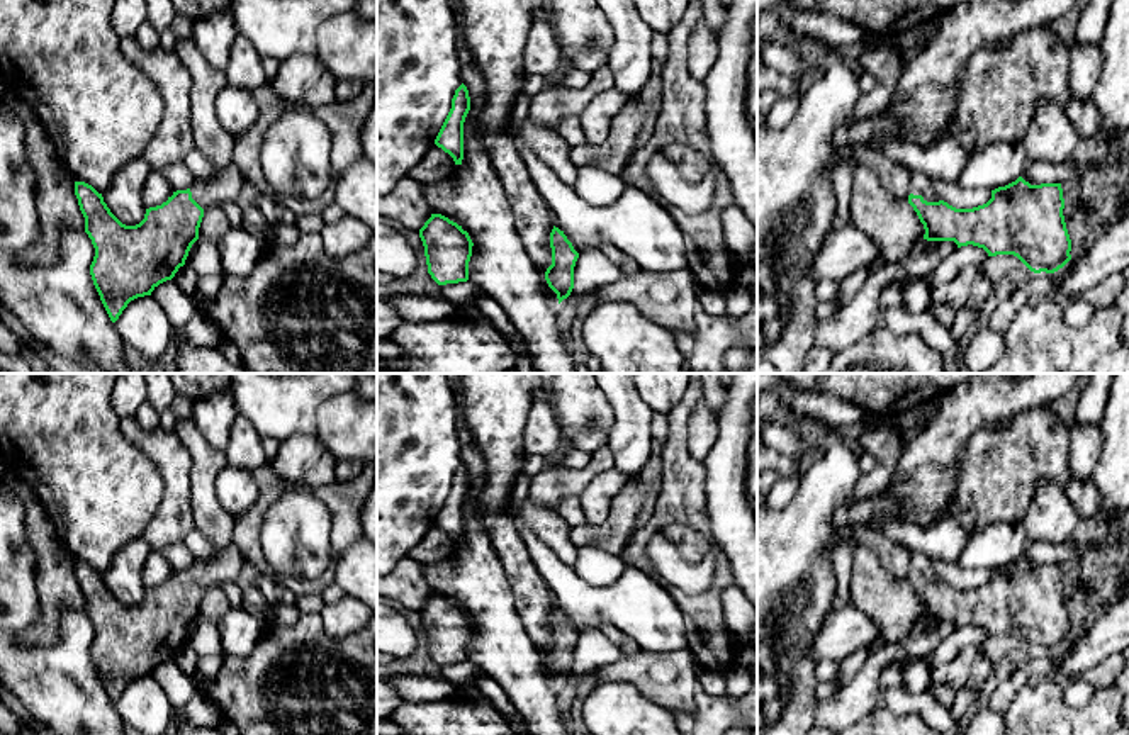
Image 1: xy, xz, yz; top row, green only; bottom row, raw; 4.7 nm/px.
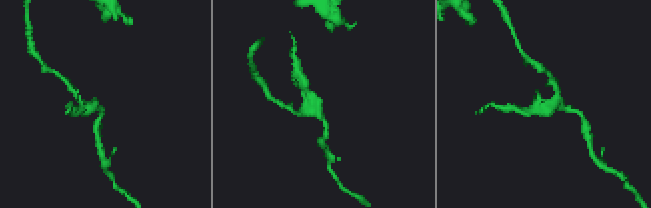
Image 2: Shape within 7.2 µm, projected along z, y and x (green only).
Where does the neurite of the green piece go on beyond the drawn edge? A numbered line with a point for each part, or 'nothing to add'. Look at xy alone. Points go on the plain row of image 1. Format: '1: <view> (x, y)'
1: xy (226, 566)

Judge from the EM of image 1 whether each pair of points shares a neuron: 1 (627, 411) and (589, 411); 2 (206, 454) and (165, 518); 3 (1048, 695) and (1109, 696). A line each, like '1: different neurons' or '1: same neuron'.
1: different neurons
2: different neurons
3: same neuron

